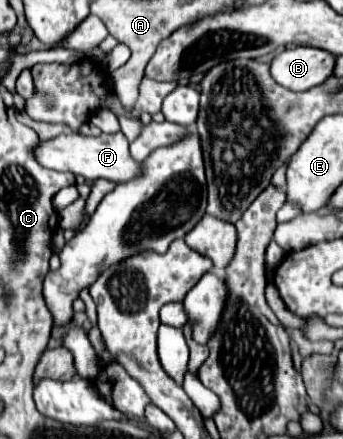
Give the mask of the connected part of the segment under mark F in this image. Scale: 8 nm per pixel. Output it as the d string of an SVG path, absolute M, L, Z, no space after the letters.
M66 132L66 134L56 136L56 140L52 138L48 142L42 142L36 148L36 160L42 166L52 168L52 170L64 170L64 172L80 174L80 176L90 178L90 180L104 178L104 180L110 180L110 182L116 182L116 184L130 182L130 180L134 180L142 174L142 164L136 162L130 156L128 140L122 132L100 134L96 138L82 136L82 134L76 134L76 132Z

